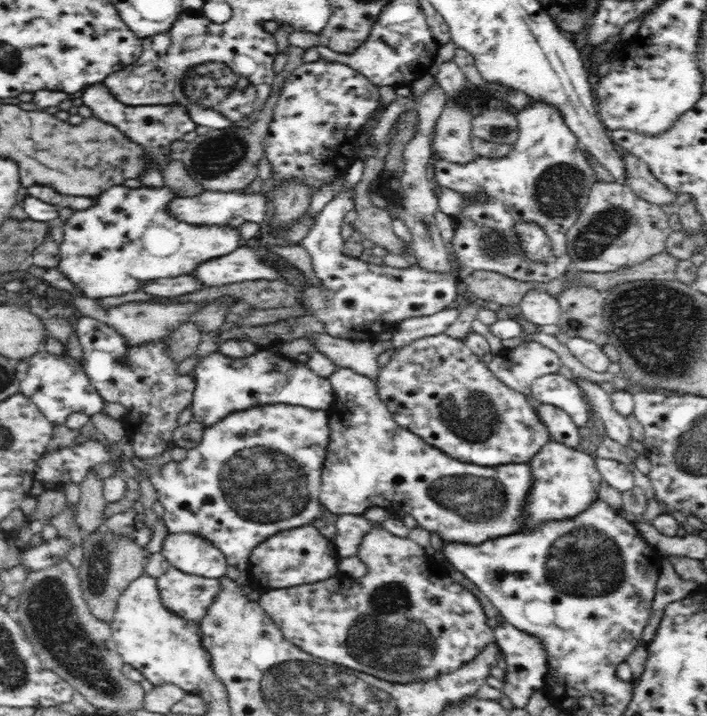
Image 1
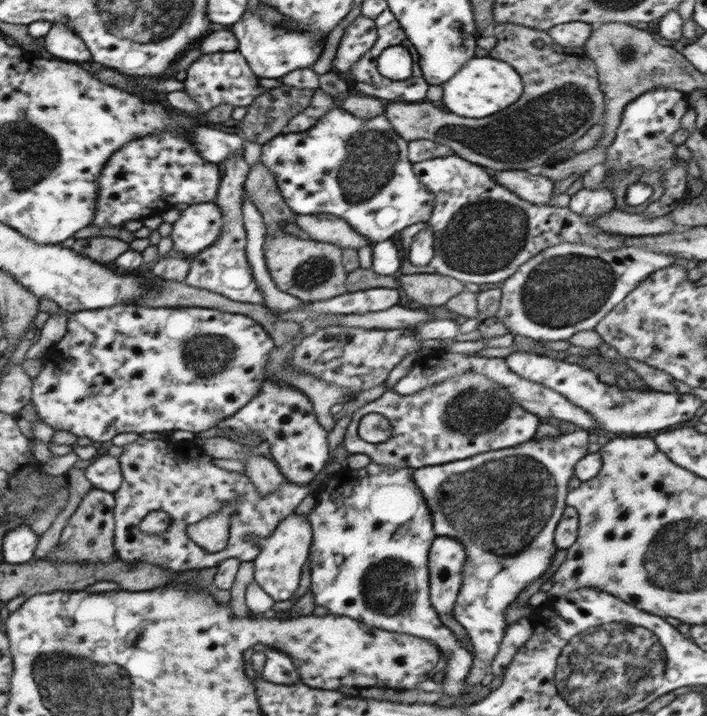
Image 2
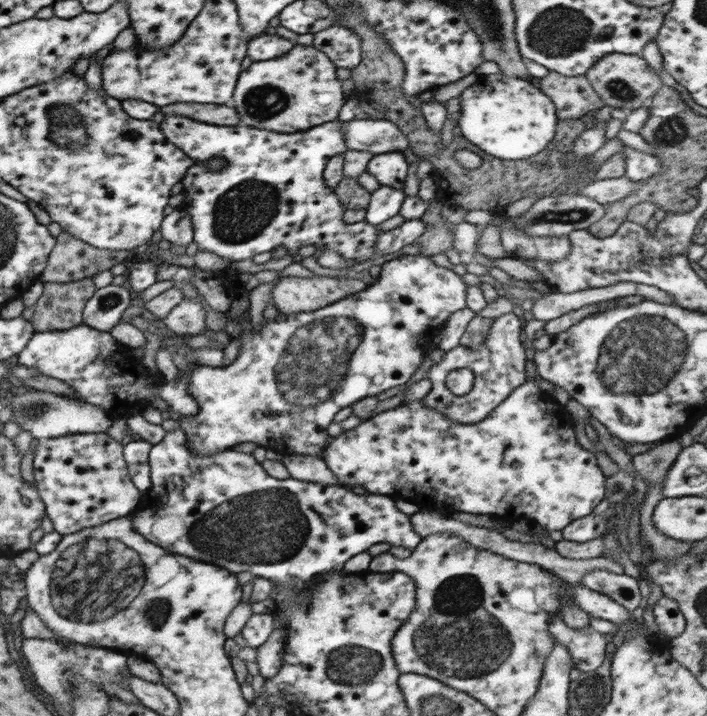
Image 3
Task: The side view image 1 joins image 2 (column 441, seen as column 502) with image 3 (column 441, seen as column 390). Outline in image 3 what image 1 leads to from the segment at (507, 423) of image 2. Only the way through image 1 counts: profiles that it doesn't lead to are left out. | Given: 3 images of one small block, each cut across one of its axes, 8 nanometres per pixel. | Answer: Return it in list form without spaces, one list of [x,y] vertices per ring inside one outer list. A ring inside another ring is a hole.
[[[512,312],[506,313],[493,321],[485,343],[479,348],[468,349],[459,344],[456,348],[445,351],[442,360],[434,363],[428,372],[432,388],[421,402],[454,422],[476,424],[484,420],[516,388],[526,382],[525,363],[531,354],[522,347],[522,332],[522,323],[518,317]],[[458,368],[469,368],[474,373],[472,389],[461,397],[454,395],[445,384],[450,372]]]

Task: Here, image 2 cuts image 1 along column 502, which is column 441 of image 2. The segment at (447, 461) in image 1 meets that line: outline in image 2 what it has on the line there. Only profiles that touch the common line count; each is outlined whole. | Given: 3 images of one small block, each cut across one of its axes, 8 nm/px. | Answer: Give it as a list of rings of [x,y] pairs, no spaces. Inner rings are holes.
[[[584,430],[540,442],[529,440],[512,448],[483,452],[468,457],[468,460],[413,469],[417,487],[423,492],[426,504],[432,511],[436,536],[460,540],[467,552],[467,562],[462,570],[462,587],[452,611],[455,619],[467,629],[467,635],[474,646],[473,665],[465,680],[467,693],[472,686],[482,685],[482,679],[490,673],[489,666],[499,652],[507,628],[507,608],[528,585],[544,577],[544,573],[551,567],[558,549],[555,544],[555,528],[567,506],[565,498],[568,494],[568,481],[575,476],[573,466],[588,454],[588,444],[594,439]]]

